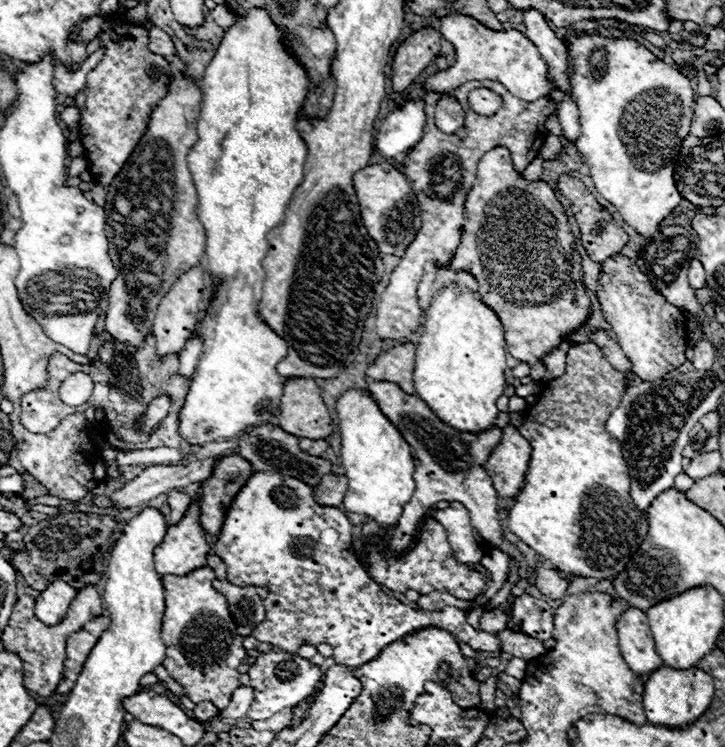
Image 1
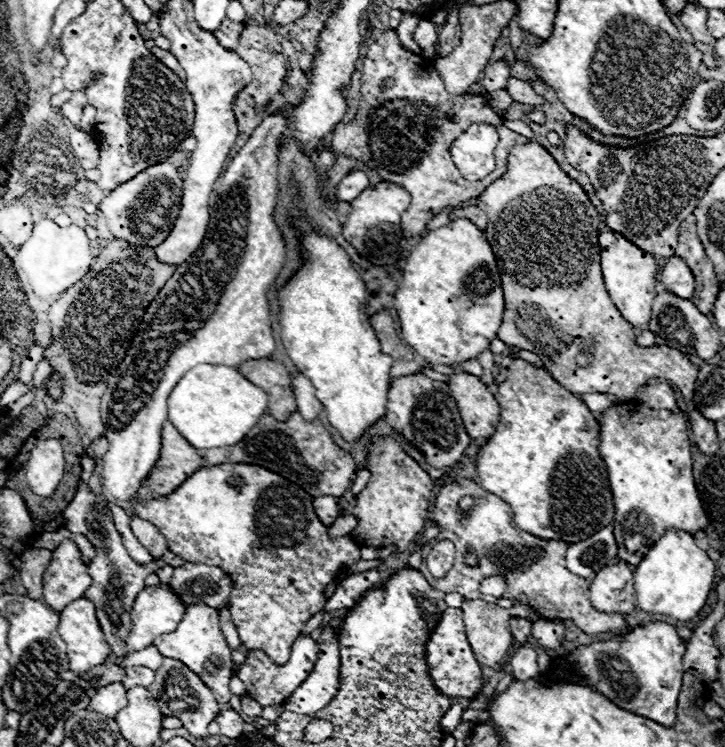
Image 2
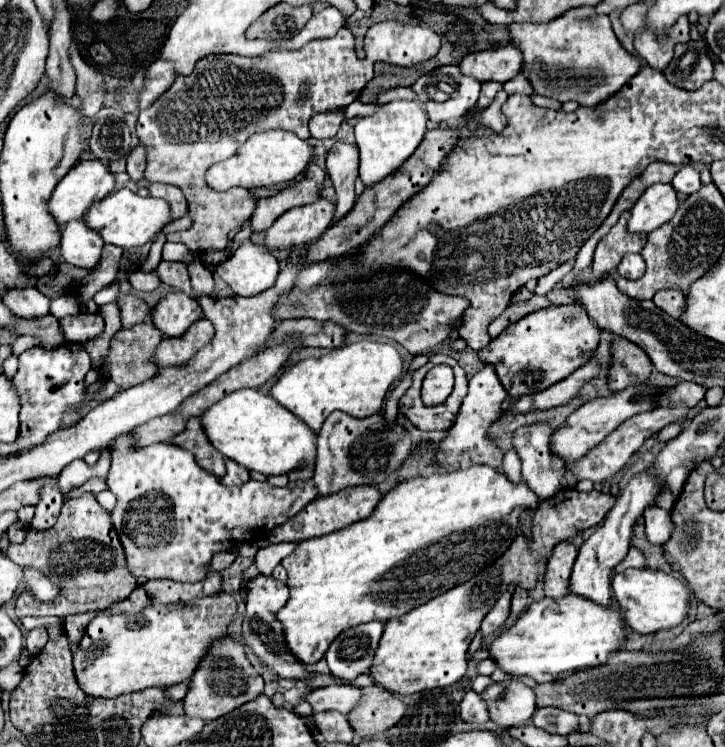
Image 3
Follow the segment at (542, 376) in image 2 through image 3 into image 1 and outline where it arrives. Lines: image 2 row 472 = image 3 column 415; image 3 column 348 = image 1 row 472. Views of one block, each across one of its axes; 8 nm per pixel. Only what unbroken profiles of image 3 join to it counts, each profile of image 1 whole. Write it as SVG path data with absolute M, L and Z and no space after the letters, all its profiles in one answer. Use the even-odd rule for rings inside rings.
M576 344L568 350L566 374L548 382L538 404L524 412L520 434L532 446L532 458L524 476L524 486L508 510L508 530L524 544L552 562L556 570L572 576L608 580L620 574L646 538L648 520L630 500L628 466L620 452L620 442L604 430L608 416L620 406L626 392L626 378L616 372L596 344Z

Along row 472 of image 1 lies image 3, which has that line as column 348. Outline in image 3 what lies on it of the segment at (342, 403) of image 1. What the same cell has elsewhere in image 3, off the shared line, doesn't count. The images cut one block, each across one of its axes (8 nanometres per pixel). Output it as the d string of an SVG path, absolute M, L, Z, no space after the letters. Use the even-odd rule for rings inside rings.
M356 342L320 358L306 358L282 372L270 394L286 410L298 416L312 432L320 432L324 420L334 410L348 412L356 418L378 414L384 408L384 396L388 388L402 376L402 360L394 346L382 342Z

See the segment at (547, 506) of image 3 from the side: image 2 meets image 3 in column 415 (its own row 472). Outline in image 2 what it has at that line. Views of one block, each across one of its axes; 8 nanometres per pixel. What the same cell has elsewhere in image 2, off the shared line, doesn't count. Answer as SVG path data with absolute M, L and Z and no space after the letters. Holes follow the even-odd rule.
M628 400L602 412L598 420L600 454L608 464L608 478L616 504L612 526L620 560L638 566L640 560L644 560L646 550L652 548L652 544L656 544L670 528L688 534L704 532L708 516L694 484L686 416L682 412L652 410L636 400ZM632 538L640 544L636 550L624 546L624 542L628 544Z

